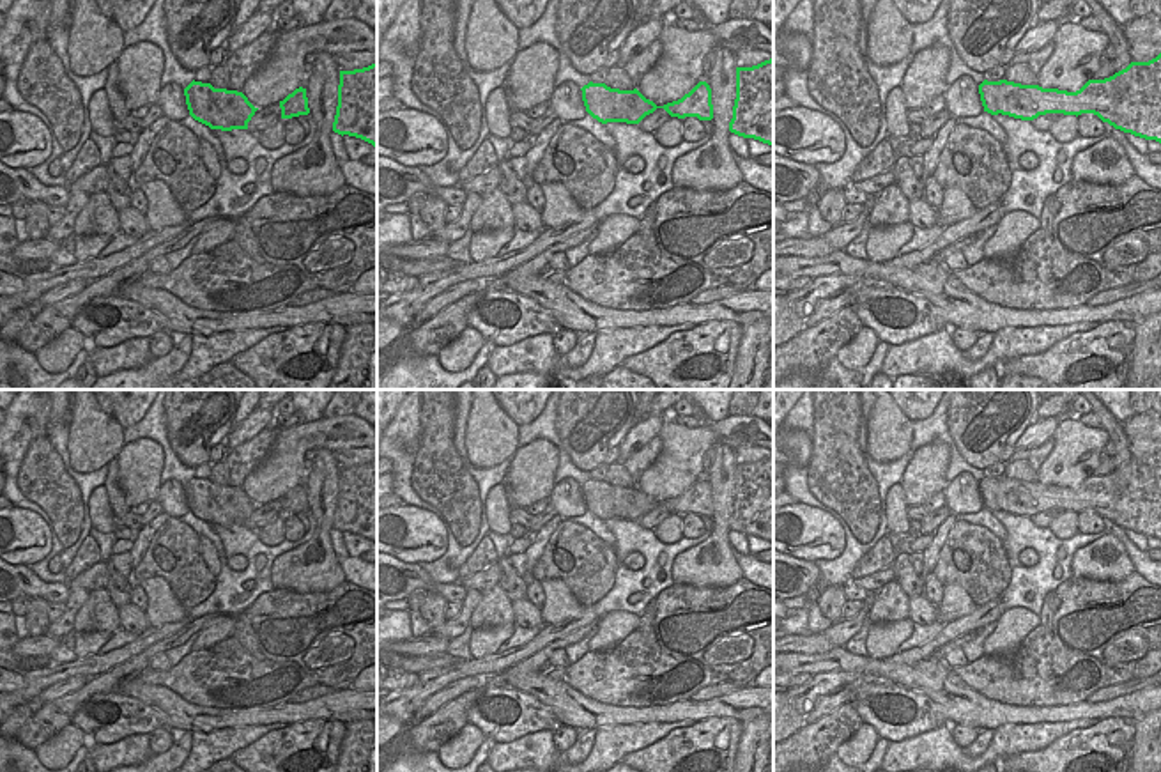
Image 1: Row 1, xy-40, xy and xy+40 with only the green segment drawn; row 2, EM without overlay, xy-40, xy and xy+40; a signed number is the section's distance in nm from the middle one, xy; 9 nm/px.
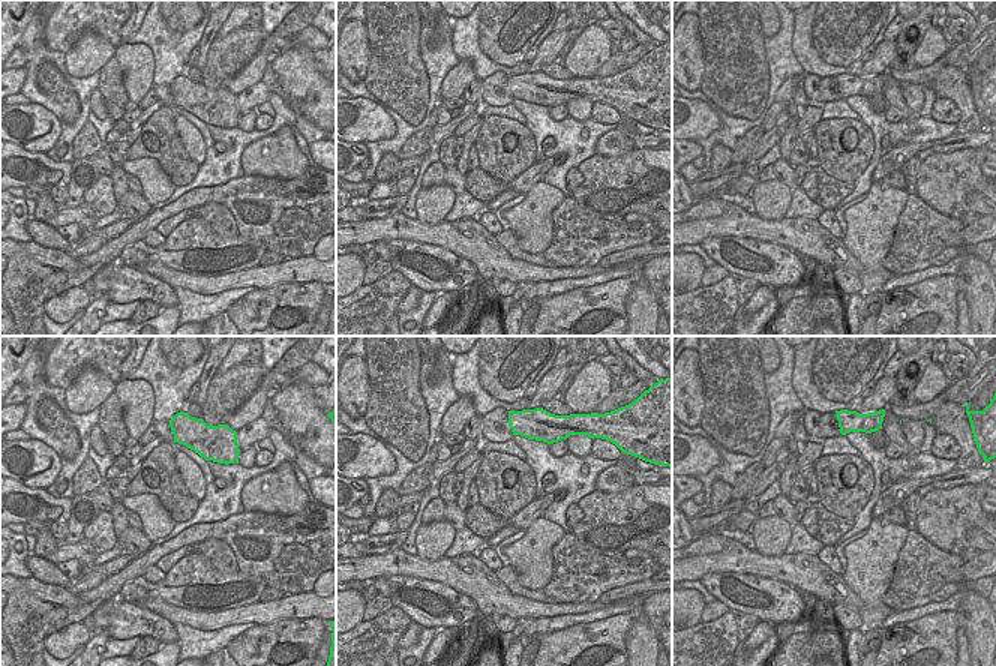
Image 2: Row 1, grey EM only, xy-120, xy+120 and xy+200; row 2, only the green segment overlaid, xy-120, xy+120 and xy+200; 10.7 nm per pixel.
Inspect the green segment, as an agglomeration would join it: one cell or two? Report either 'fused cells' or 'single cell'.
fused cells

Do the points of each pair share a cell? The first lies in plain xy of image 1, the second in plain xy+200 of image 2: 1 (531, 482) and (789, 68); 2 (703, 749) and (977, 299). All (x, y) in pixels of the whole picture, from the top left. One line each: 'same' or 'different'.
1: different
2: different

